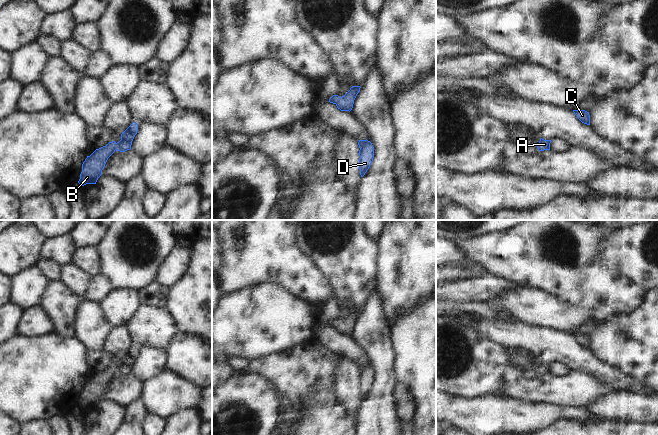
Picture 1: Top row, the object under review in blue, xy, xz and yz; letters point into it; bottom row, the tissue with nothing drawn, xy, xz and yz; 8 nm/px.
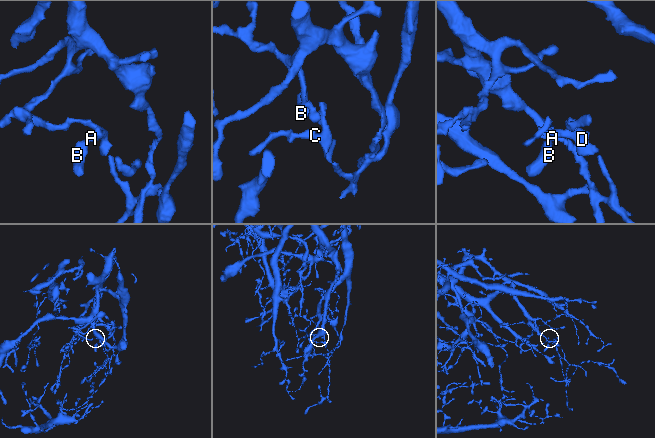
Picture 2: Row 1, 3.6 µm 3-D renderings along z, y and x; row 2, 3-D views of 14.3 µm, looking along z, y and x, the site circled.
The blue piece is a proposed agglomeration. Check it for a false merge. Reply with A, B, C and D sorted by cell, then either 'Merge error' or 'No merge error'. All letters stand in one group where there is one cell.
Groups: A B C D. No merge error.

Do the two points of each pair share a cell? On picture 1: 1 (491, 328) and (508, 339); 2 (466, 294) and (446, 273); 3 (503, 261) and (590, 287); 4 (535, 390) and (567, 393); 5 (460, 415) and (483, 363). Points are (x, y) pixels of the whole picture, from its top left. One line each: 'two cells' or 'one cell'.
1: one cell
2: two cells
3: one cell
4: one cell
5: two cells

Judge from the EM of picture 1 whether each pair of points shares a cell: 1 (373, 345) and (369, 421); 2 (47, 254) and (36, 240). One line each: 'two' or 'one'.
1: one
2: two

